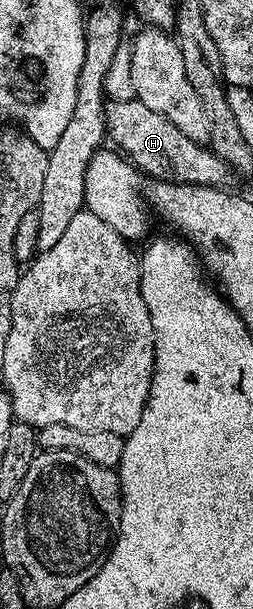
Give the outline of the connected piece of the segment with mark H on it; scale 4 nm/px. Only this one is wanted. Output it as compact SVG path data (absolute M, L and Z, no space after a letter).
M136 98L122 102L110 101L105 108L105 133L108 141L128 158L142 174L159 182L182 182L194 186L224 187L231 178L229 165L219 158L208 145L191 140L179 132L167 116L151 112L147 104Z

